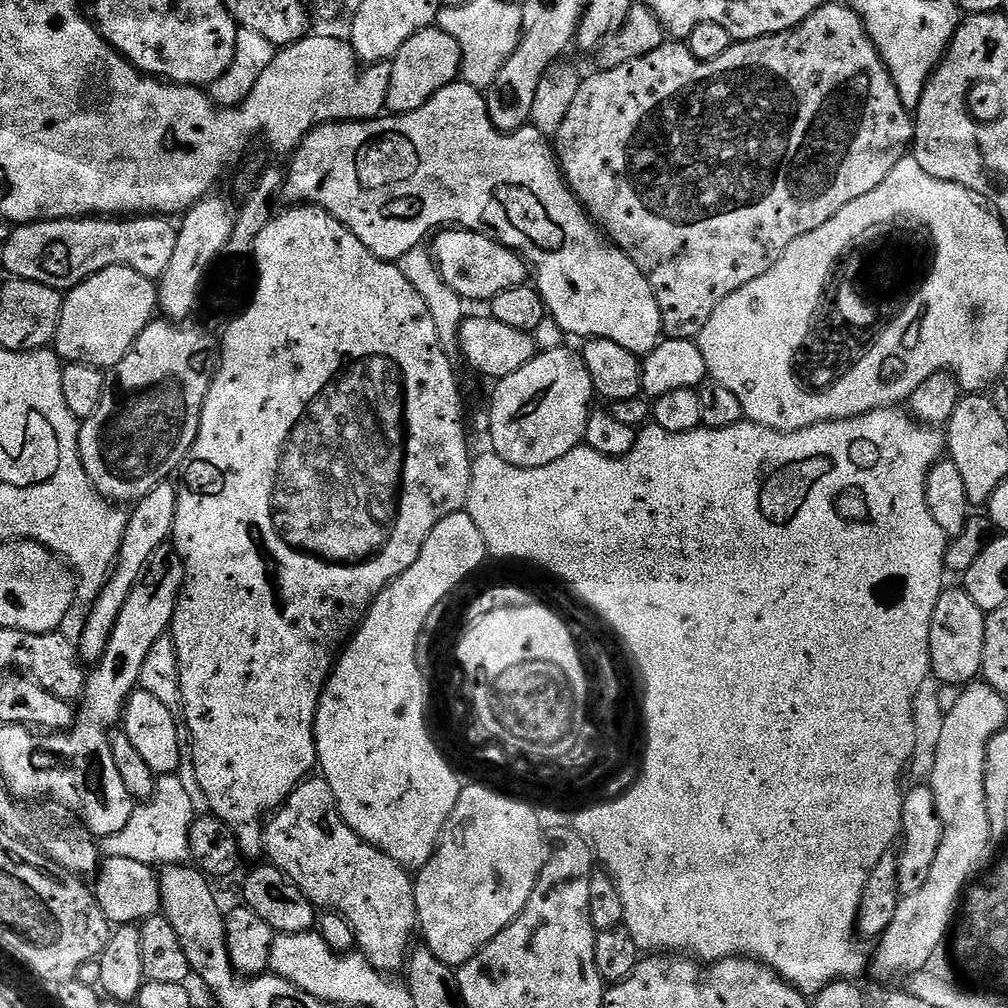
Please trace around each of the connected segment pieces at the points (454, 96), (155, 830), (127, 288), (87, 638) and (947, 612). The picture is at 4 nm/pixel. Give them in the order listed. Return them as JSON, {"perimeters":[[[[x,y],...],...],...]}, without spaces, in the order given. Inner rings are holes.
{"perimeters":[[[[463,82],[447,84],[442,90],[438,90],[438,94],[434,94],[434,98],[430,98],[423,106],[413,112],[384,114],[379,118],[355,122],[320,124],[306,134],[304,141],[298,145],[295,152],[291,153],[290,160],[292,160],[292,165],[286,168],[282,189],[282,200],[285,200],[283,203],[288,206],[315,204],[317,208],[326,210],[334,219],[342,222],[342,226],[346,226],[350,230],[350,234],[354,234],[354,238],[358,238],[358,242],[362,242],[362,246],[366,246],[366,250],[370,250],[370,254],[374,254],[378,259],[397,262],[410,250],[421,247],[433,233],[445,226],[455,226],[466,232],[477,232],[486,238],[498,241],[502,246],[506,246],[520,255],[534,273],[534,287],[540,293],[540,297],[544,299],[547,315],[569,337],[580,336],[579,338],[593,340],[606,338],[610,342],[618,342],[618,346],[623,346],[625,350],[630,350],[635,356],[641,358],[647,356],[649,352],[653,352],[660,345],[664,330],[662,314],[658,310],[654,290],[650,290],[650,282],[646,282],[642,270],[638,270],[638,266],[634,266],[634,262],[630,262],[630,258],[624,251],[617,248],[593,224],[591,216],[585,212],[584,207],[580,205],[580,200],[568,187],[568,183],[564,181],[564,171],[560,168],[559,160],[556,159],[549,137],[542,135],[534,126],[525,126],[517,132],[499,132],[494,126],[494,122],[490,122],[488,101],[481,89]]],[[[179,775],[160,776],[157,779],[154,804],[148,802],[133,809],[130,822],[118,834],[103,837],[98,847],[105,859],[129,858],[158,868],[182,866],[191,859],[189,828],[195,817],[196,811],[190,801],[190,794]],[[155,804],[156,809],[153,807]]],[[[110,266],[71,289],[64,296],[62,314],[54,341],[61,361],[112,370],[134,346],[138,334],[146,330],[158,312],[158,288],[150,278],[142,278],[126,266]]],[[[172,482],[154,486],[154,490],[150,490],[150,494],[135,501],[126,526],[126,534],[122,538],[116,566],[112,569],[112,574],[108,577],[104,589],[98,594],[98,598],[92,601],[90,605],[92,613],[84,620],[84,629],[80,632],[80,640],[78,639],[81,661],[99,661],[100,655],[106,650],[108,635],[114,630],[114,622],[118,622],[118,614],[122,610],[126,598],[130,598],[130,590],[134,590],[136,580],[144,573],[144,568],[150,562],[154,550],[158,550],[161,544],[169,543],[174,526],[174,510],[177,506],[178,488]]],[[[945,587],[938,598],[938,606],[934,606],[934,618],[930,622],[930,658],[932,659],[932,676],[940,679],[944,686],[967,686],[980,676],[982,670],[982,642],[986,642],[986,626],[984,625],[985,609],[980,608],[965,592],[963,587]]]]}

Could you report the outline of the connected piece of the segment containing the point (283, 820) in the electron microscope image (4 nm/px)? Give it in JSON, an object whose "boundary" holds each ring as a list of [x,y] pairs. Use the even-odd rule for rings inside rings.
{"boundary":[[[309,778],[304,783],[294,789],[288,801],[281,804],[276,809],[274,815],[267,821],[264,829],[264,852],[269,856],[271,867],[276,868],[284,873],[289,880],[292,880],[298,886],[298,890],[302,890],[302,894],[306,894],[306,898],[311,904],[316,905],[317,909],[335,912],[348,925],[356,939],[356,948],[361,956],[365,956],[380,972],[385,974],[396,974],[396,971],[403,969],[406,964],[406,957],[410,951],[410,943],[408,944],[408,935],[415,933],[418,928],[416,918],[416,885],[413,877],[406,871],[404,865],[396,864],[386,854],[382,854],[374,846],[370,846],[358,834],[354,834],[354,830],[350,830],[350,826],[342,818],[342,814],[338,810],[338,806],[334,802],[334,794],[330,790],[328,783],[323,778]]]}

